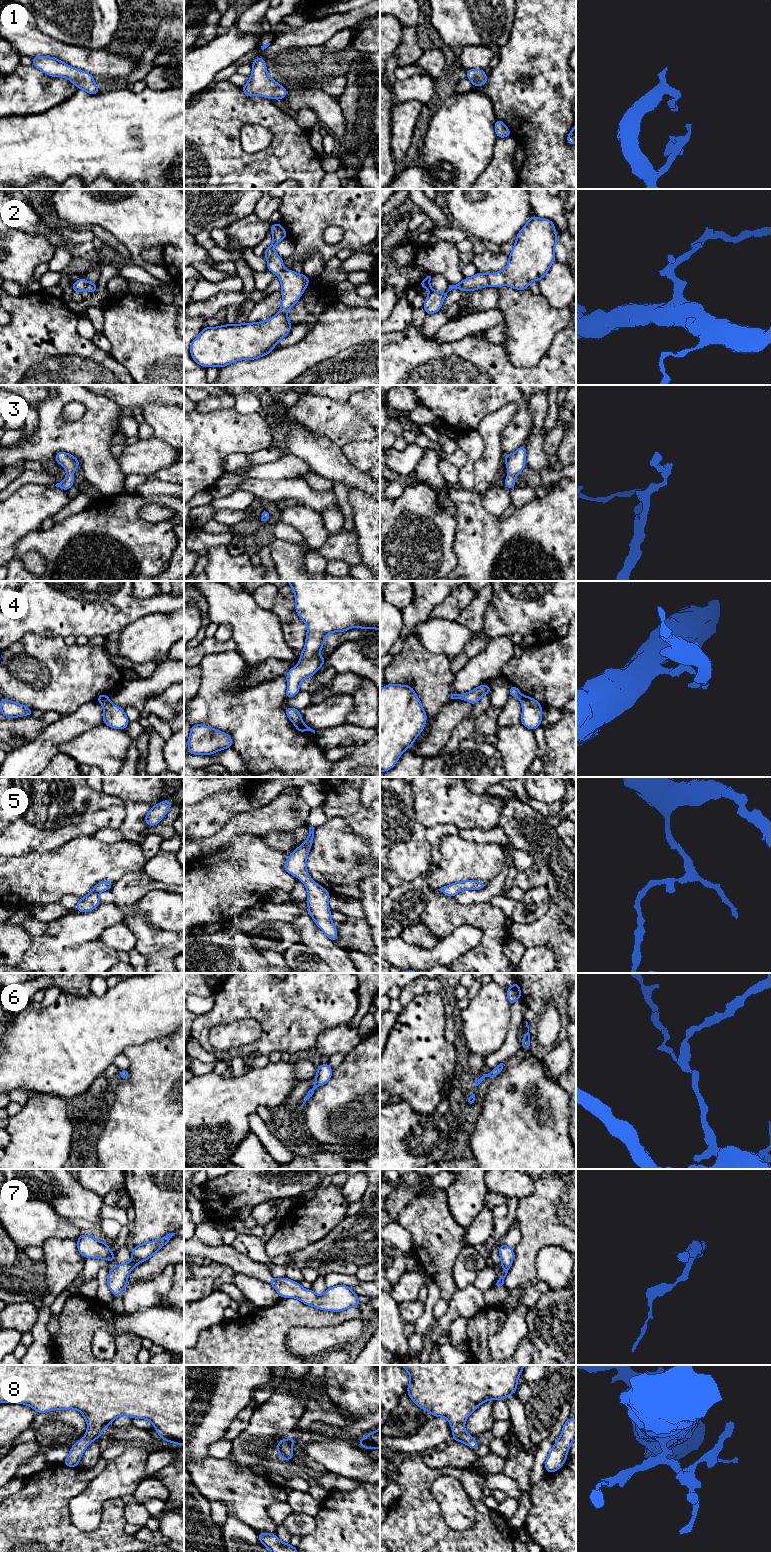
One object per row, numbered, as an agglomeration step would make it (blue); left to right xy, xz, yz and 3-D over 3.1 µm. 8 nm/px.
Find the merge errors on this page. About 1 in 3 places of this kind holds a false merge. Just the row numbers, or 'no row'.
4

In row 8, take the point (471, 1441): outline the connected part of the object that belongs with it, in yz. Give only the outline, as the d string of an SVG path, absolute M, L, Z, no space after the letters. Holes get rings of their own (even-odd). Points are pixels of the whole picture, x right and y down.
M401 1365L410 1375L407 1393L422 1410L434 1417L446 1418L452 1428L453 1440L476 1450L478 1443L465 1428L465 1422L483 1402L506 1399L515 1394L517 1380L525 1365Z

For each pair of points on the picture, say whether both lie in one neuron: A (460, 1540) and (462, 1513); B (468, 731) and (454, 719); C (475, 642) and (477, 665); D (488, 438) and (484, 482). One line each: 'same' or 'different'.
A: different
B: different
C: different
D: same

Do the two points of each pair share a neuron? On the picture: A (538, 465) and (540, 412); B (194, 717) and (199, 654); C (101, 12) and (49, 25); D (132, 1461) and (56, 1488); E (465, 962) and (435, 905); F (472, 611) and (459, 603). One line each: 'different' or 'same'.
A: same
B: different
C: same
D: different
E: same
F: different

